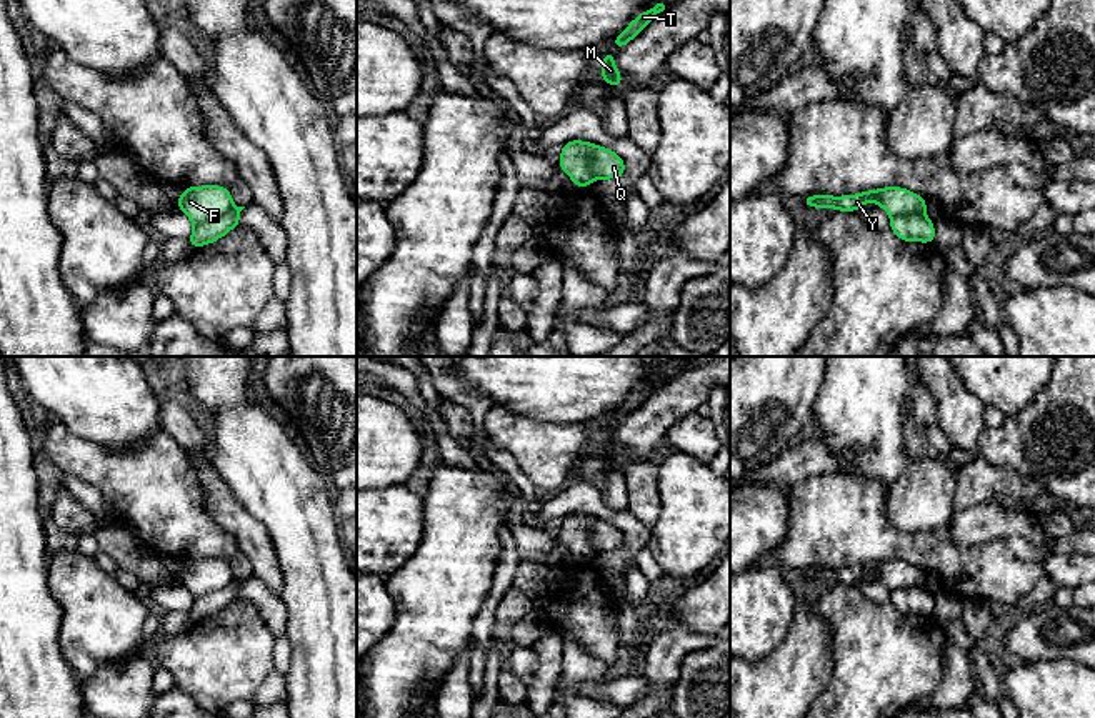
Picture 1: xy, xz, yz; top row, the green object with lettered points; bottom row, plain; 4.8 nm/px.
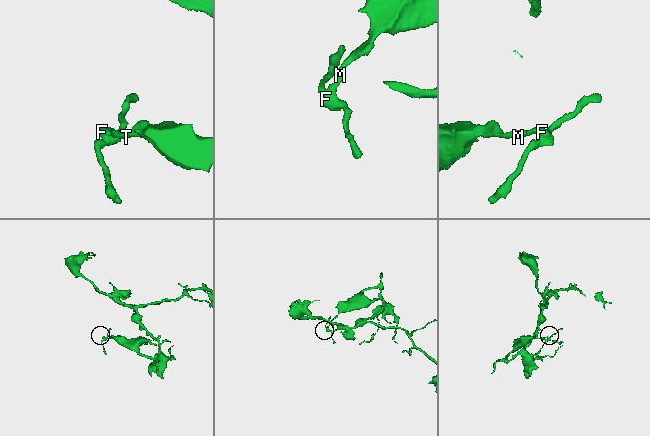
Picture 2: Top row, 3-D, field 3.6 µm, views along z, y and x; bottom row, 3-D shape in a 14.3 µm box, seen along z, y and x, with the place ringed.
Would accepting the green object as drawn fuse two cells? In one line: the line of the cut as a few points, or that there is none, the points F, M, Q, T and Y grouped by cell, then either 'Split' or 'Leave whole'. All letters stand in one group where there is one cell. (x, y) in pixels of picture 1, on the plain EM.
Split along xy (234, 580), (219, 590), (195, 598). Groups: F M T Y / Q. Split

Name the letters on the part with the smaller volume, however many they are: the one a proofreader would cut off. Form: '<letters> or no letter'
Q

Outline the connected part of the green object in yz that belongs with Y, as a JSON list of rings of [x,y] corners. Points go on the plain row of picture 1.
[[[883,560],[877,563],[865,563],[855,568],[808,568],[802,571],[803,580],[817,580],[825,583],[832,580],[835,585],[858,585],[862,578],[875,575],[883,581],[892,591],[900,588],[927,588],[927,573],[918,566],[910,565],[903,560]]]

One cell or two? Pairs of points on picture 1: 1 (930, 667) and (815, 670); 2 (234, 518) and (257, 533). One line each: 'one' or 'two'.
1: two
2: one

